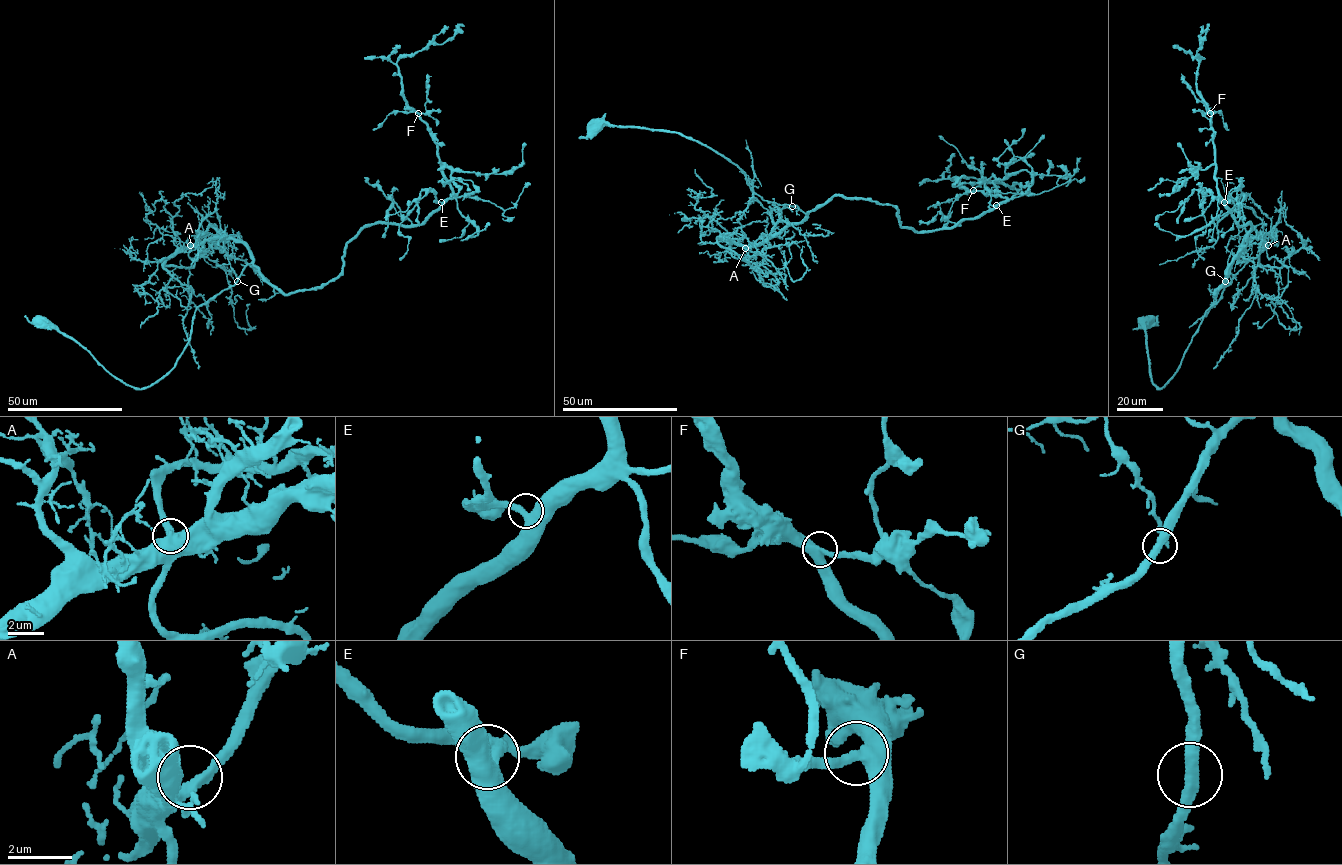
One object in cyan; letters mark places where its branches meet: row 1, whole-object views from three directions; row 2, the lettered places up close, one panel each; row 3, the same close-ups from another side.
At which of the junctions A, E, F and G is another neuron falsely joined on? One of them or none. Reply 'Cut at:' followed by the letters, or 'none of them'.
Cut at: none of them

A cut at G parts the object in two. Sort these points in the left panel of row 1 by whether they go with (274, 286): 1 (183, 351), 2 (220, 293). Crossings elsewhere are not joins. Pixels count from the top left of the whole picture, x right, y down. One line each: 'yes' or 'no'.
1: no
2: no

